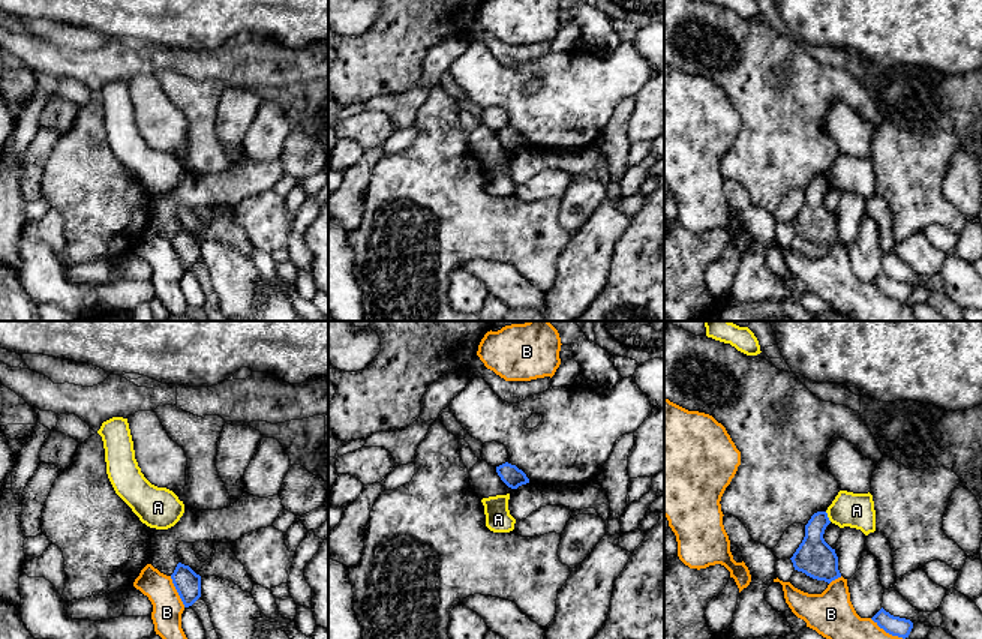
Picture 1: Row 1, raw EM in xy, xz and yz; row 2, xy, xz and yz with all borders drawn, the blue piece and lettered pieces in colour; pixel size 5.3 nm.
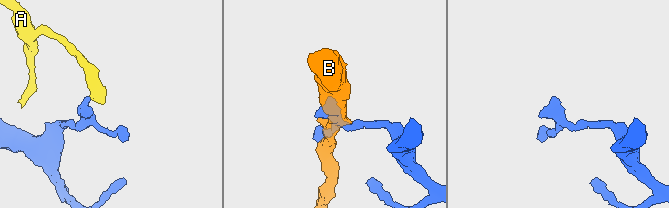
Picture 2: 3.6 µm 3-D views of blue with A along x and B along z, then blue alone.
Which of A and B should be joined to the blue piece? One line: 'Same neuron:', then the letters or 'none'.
Same neuron: none

